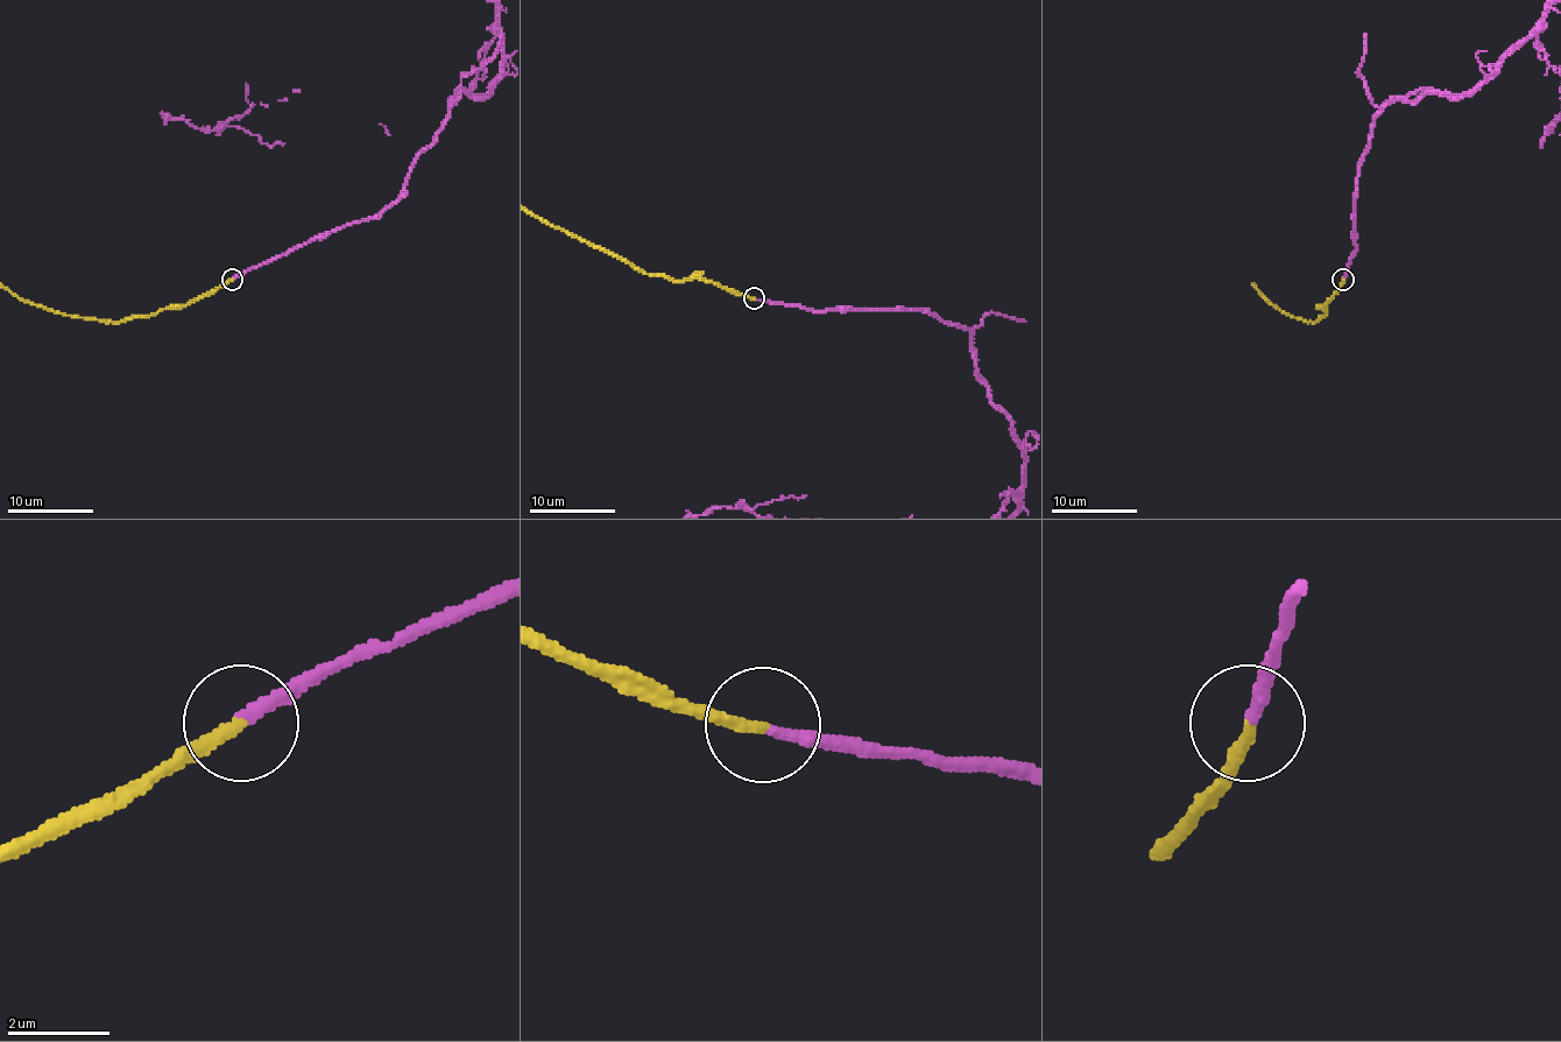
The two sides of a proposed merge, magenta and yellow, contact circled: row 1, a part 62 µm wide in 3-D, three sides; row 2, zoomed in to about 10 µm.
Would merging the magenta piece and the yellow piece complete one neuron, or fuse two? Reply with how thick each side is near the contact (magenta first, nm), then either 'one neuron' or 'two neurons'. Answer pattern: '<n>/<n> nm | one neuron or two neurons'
240/240 nm | one neuron

